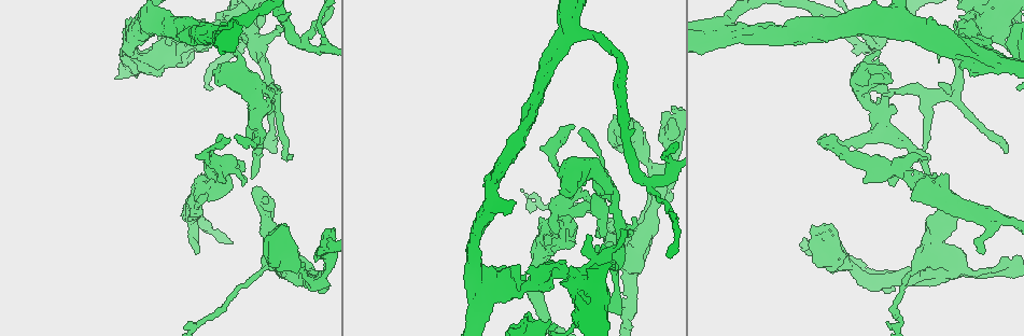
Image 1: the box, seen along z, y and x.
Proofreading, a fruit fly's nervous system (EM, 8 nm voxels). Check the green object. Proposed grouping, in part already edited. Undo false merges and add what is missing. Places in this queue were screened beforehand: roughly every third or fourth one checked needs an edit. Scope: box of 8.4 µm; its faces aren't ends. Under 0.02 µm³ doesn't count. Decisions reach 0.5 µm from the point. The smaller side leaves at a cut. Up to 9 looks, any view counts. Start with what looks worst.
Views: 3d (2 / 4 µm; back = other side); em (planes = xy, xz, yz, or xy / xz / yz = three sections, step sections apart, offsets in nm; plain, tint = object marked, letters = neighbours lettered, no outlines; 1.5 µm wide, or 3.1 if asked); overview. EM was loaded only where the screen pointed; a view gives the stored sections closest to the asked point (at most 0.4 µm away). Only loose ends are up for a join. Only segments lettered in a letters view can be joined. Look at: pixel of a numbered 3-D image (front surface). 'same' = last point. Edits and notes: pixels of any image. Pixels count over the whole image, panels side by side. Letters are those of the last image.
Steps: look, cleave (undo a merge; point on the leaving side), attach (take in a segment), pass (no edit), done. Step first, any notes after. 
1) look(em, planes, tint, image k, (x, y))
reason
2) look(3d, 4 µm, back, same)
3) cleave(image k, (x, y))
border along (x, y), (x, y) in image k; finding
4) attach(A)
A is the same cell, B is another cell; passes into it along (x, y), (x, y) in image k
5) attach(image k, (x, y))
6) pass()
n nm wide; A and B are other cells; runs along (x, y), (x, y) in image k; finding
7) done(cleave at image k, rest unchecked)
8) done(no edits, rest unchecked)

look(em, xz, step 8, tint, image 1, (935, 229))
calibre changes

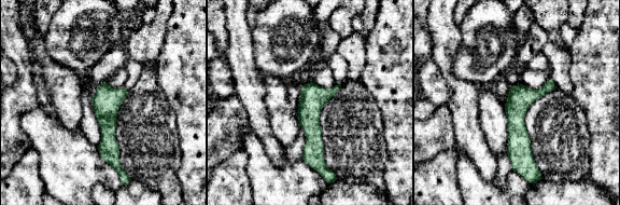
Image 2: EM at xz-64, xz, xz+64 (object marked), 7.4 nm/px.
look(em, planes, letters, same)
cut it another way

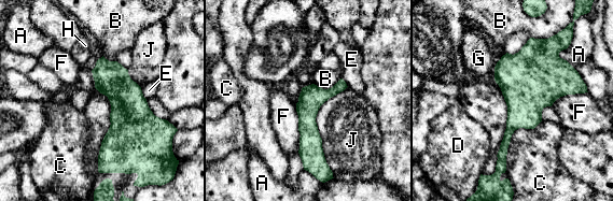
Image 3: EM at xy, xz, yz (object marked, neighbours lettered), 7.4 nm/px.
pass()
A, B, C, D, E, F, G, H and J are other cells; runs along (342, 83), (309, 109), (319, 172) in image 3; all the same neuron

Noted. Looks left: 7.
look(3d, 4 µm, image 1, (279, 238))
sharp bend

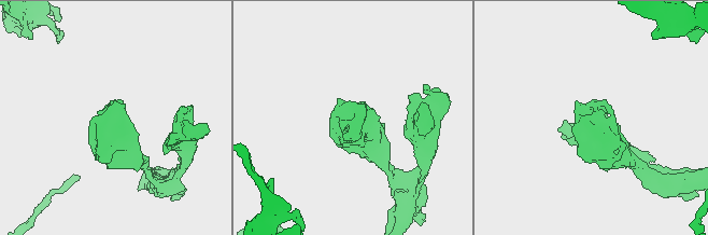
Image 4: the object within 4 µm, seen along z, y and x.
look(em, xy, step 8, letters, image 4, (589, 122))
now the EM

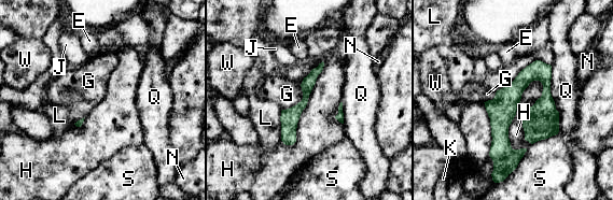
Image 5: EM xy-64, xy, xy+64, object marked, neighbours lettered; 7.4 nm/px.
look(em, xz, step 4, letters, same)

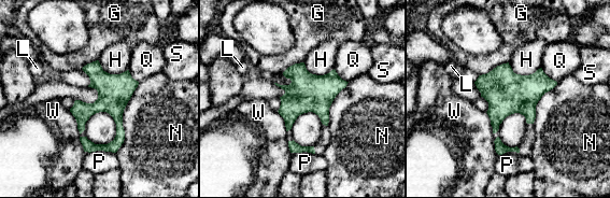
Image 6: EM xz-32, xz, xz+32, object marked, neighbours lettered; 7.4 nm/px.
pass()
G, H, L, N, P, Q, S and W are other cells; border along (508, 62), (521, 74), (541, 67) in image 6; continuous, no second neuron

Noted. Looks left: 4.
look(em, xy, step 4, tint, image 1, (240, 50))
thick turns thin

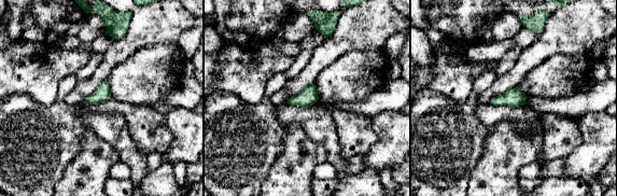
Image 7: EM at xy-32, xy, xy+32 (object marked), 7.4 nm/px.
look(em, planes, letters, same)
another direction

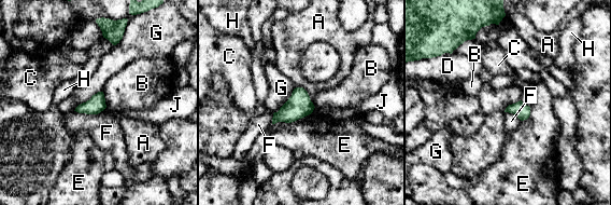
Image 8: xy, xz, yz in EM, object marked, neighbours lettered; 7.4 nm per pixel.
pass()
A, B, C, D, E, F, G, H and J are other cells; border along (101, 91), (73, 110) in image 8; all the same neuron

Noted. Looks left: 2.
look(em, xz, step 8, letters, image 1, (196, 254))
free end

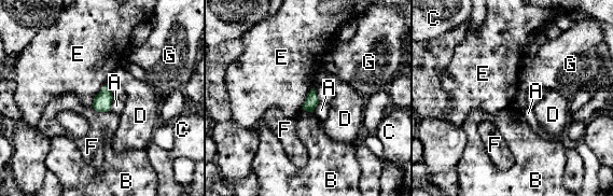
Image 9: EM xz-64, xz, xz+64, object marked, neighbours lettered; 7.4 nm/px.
pass()
A, B, C, D, E, F and G are other cells; border along (108, 84), (94, 97), (92, 106) in image 9; none of them fits

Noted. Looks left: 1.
done(no edits, rest unchecked)

